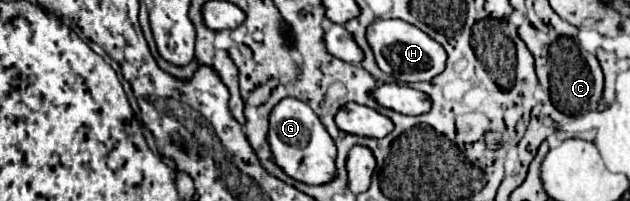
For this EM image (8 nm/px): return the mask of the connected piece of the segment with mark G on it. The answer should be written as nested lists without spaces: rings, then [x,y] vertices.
[[[284,98],[270,114],[270,146],[276,158],[276,164],[294,180],[304,184],[328,184],[336,178],[336,144],[328,136],[326,128],[320,124],[316,112],[296,100]]]

